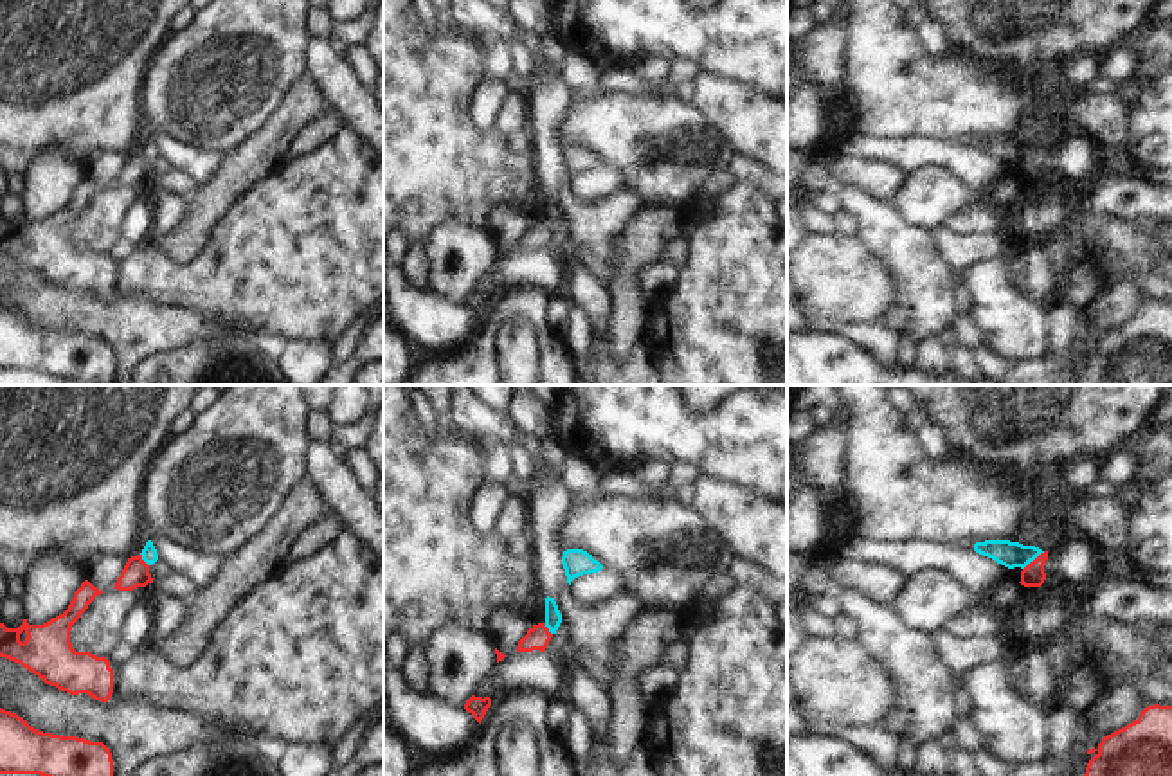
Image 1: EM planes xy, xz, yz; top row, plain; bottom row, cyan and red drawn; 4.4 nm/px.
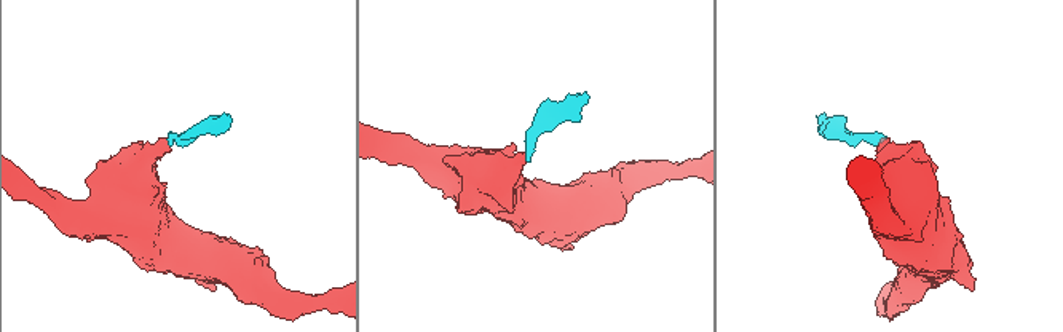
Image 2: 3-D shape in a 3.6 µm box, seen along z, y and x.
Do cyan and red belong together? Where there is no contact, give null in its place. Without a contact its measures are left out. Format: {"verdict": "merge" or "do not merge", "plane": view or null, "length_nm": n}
{"verdict": "merge", "plane": "yz", "length_nm": 130}

